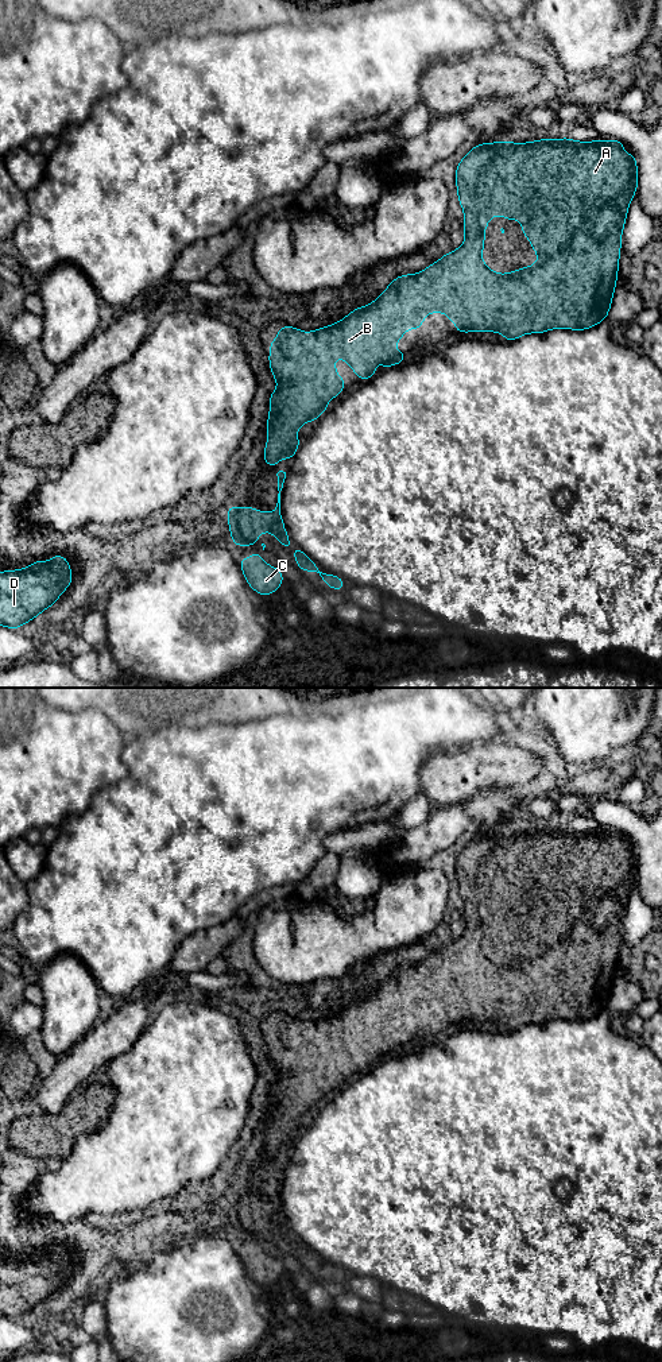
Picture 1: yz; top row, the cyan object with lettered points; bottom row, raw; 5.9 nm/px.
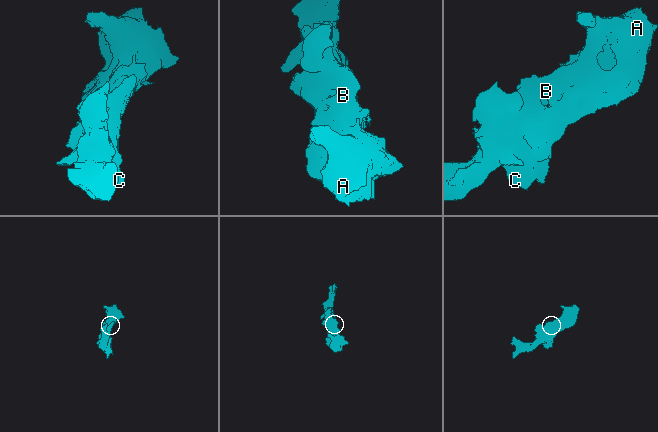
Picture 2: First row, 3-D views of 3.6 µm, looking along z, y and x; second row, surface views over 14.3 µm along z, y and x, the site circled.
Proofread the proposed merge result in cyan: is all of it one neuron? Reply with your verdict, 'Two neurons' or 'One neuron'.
One neuron

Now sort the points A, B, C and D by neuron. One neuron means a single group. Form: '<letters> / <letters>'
A B C D

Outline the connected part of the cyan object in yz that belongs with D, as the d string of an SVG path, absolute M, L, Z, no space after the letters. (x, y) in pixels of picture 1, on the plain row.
M54 1243L51 1251L51 1255L46 1250L39 1250L28 1258L0 1262L0 1316L16 1320L28 1313L57 1293L59 1285L70 1277L73 1265L66 1247Z

